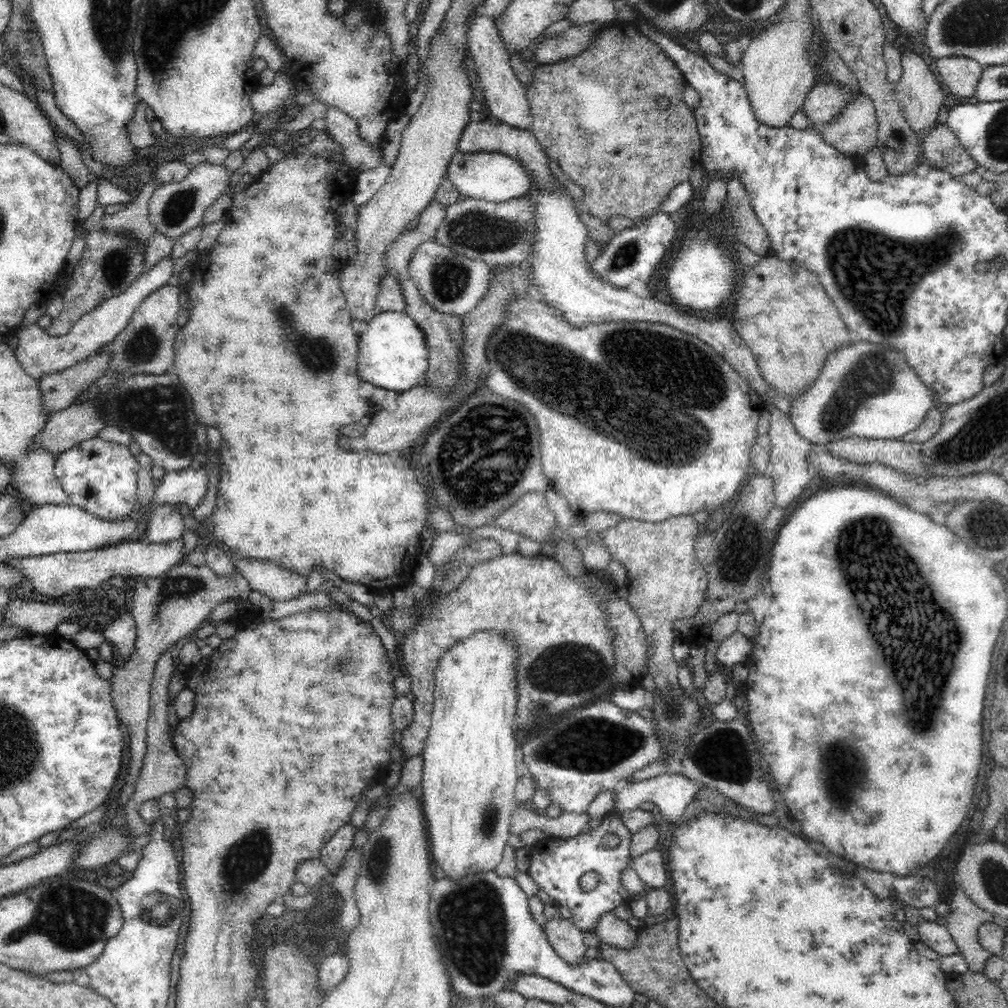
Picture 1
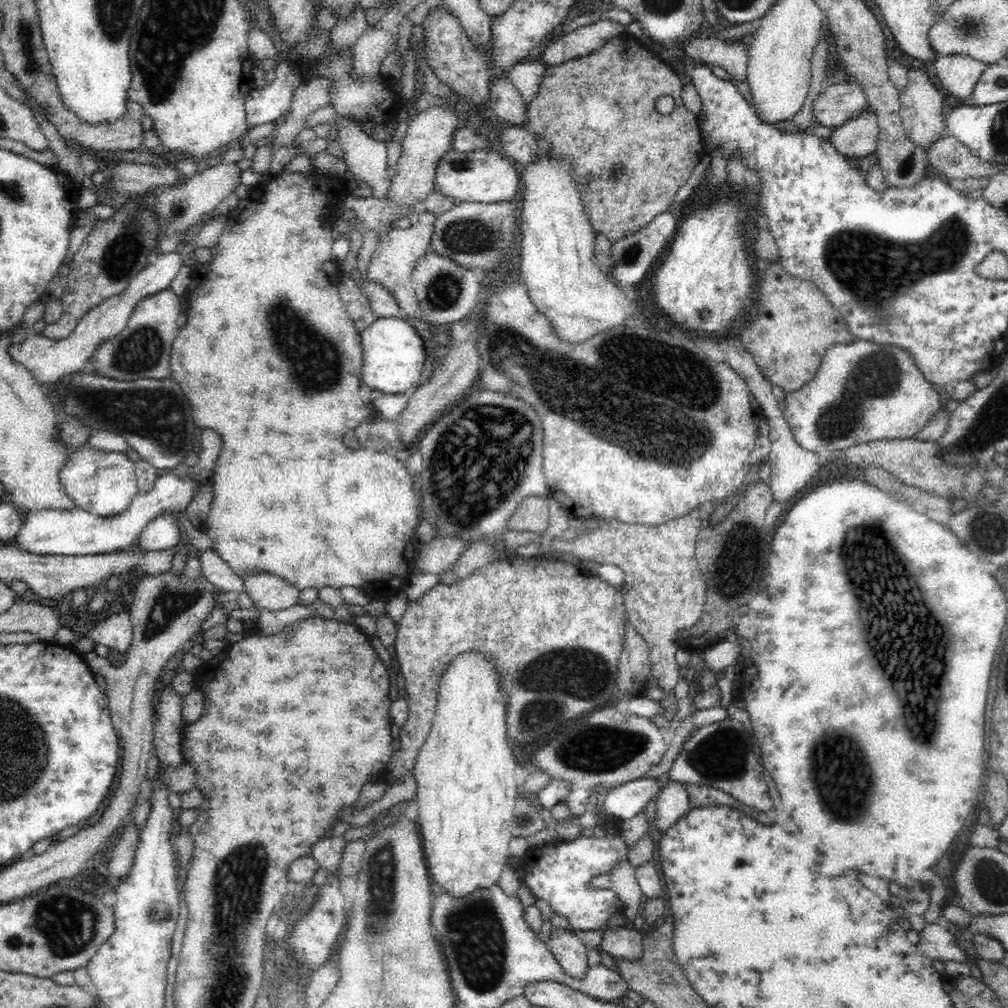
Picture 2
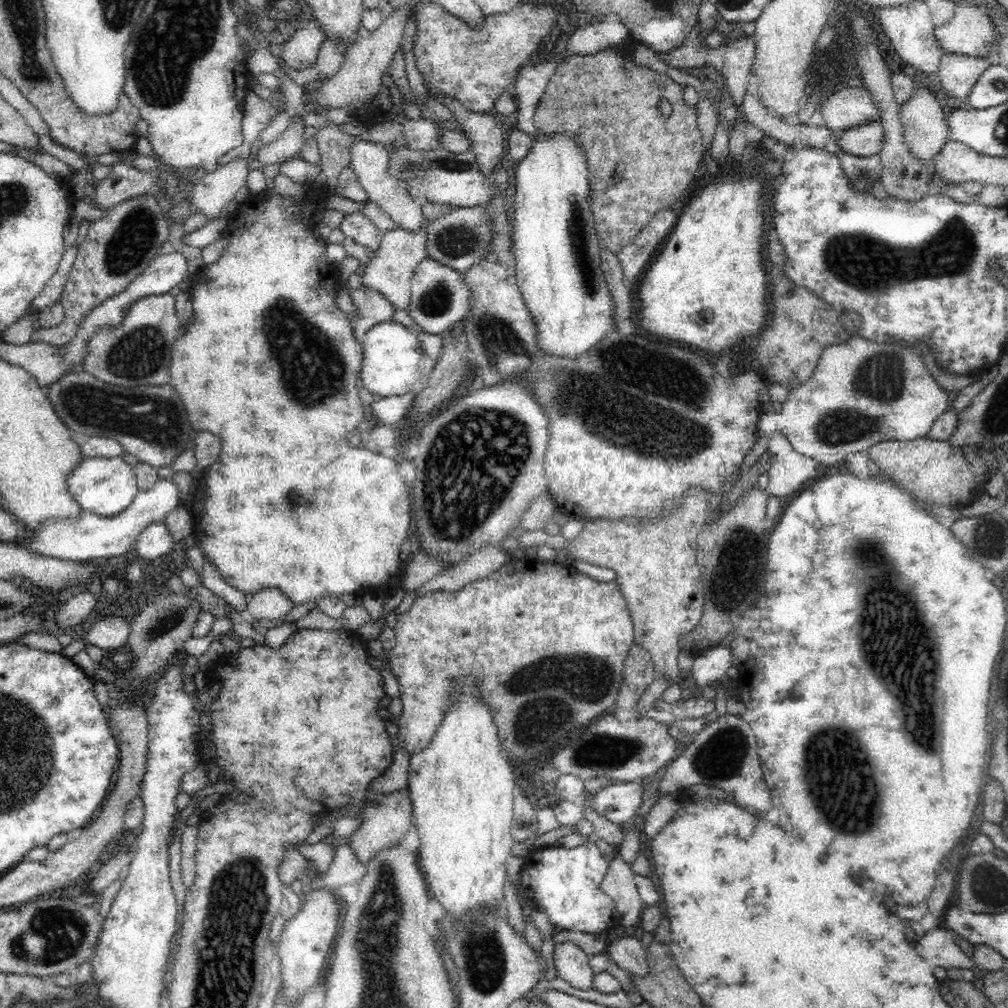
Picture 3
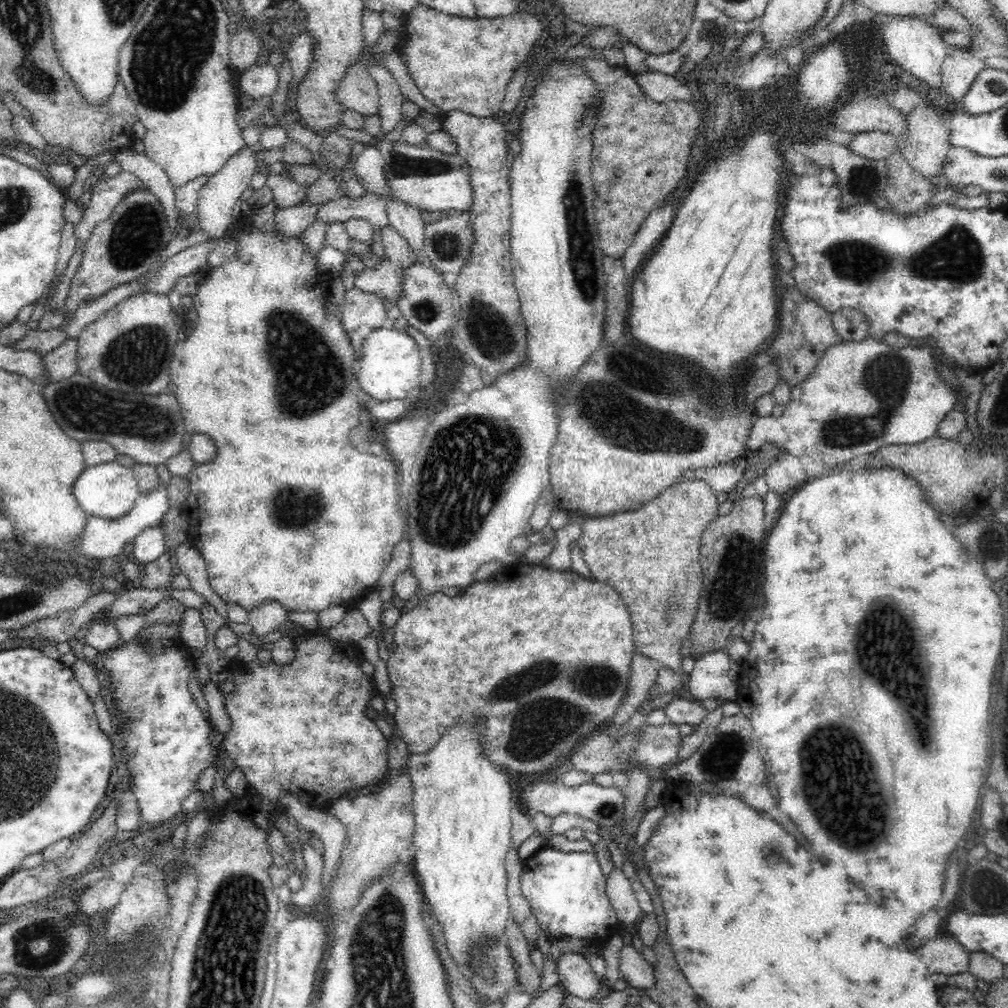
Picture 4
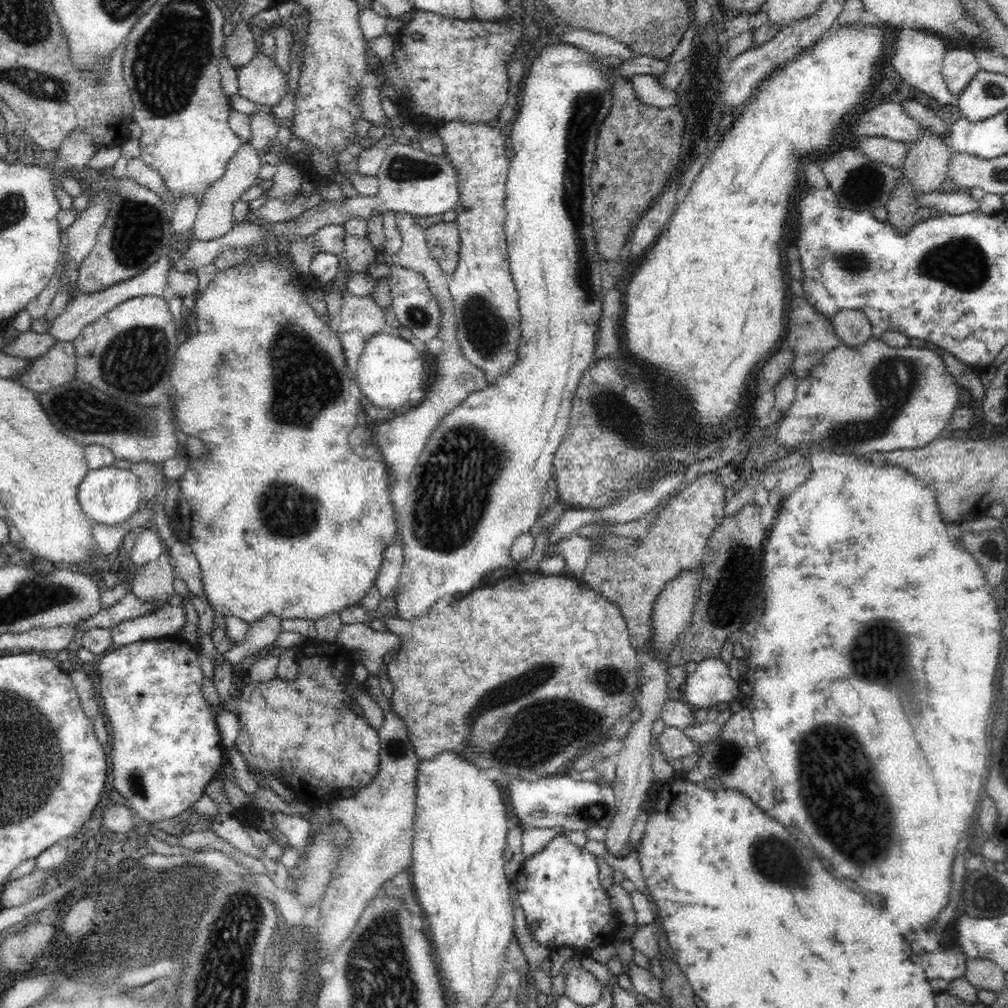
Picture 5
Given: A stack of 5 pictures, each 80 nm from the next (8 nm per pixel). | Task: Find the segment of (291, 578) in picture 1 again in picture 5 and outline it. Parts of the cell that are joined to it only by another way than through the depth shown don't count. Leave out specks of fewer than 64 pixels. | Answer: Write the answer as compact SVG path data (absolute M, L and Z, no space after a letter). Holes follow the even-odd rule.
M266 615L256 623L252 623L248 627L244 642L224 652L224 661L236 669L237 664L241 664L249 658L254 658L254 662L258 660L262 657L259 651L275 647L281 634L280 623L280 619L272 615Z

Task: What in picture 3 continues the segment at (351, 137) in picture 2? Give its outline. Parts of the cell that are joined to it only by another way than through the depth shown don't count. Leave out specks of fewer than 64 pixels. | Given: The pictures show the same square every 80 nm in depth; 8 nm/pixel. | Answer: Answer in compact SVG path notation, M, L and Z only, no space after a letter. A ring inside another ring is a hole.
M356 138L356 142L351 146L352 158L350 166L354 169L362 188L367 192L367 198L373 200L390 220L397 224L397 228L414 232L424 228L423 212L421 203L414 201L401 183L394 180L388 173L389 160L387 159L386 149L375 142L367 142Z

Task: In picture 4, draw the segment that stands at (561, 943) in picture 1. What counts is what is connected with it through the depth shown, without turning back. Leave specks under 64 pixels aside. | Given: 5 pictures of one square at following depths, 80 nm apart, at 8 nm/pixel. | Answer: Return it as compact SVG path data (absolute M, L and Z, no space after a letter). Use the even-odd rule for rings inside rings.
M581 953L563 954L556 970L566 995L582 1000L592 1000L598 996L601 980L588 966L586 959L582 959Z

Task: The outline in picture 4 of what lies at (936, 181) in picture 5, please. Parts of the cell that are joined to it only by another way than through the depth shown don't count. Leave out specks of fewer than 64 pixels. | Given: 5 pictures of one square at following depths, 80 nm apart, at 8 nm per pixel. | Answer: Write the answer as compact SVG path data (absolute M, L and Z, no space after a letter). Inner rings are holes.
M924 105L907 115L907 134L901 140L901 154L910 168L918 171L926 181L931 183L932 178L943 174L950 147L949 131L946 125L942 125L934 107Z

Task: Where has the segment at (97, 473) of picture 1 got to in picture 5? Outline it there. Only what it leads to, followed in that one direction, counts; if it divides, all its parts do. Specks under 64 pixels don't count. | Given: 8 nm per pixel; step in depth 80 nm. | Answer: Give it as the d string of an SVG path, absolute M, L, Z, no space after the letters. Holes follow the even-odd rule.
M114 465L89 470L79 484L78 501L84 515L91 519L92 523L102 524L107 528L118 528L126 524L139 510L142 501L139 478L131 470L116 468Z

